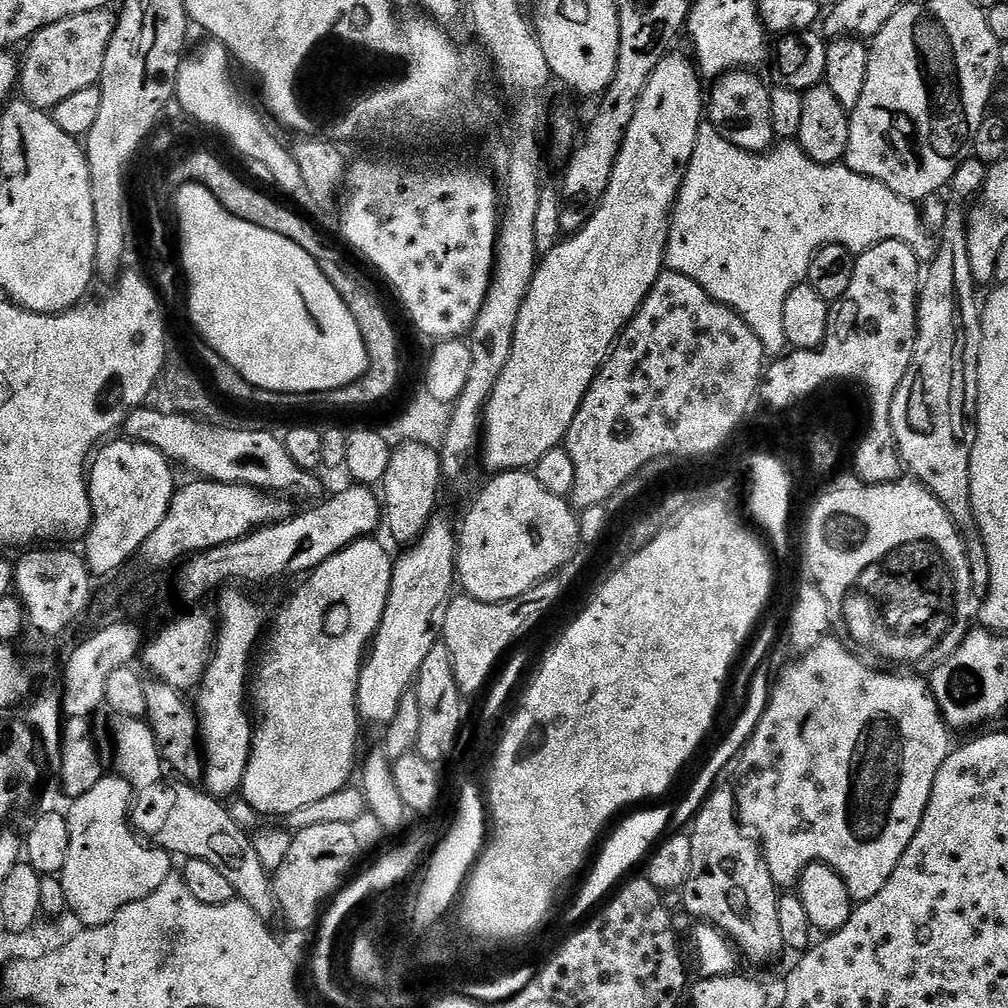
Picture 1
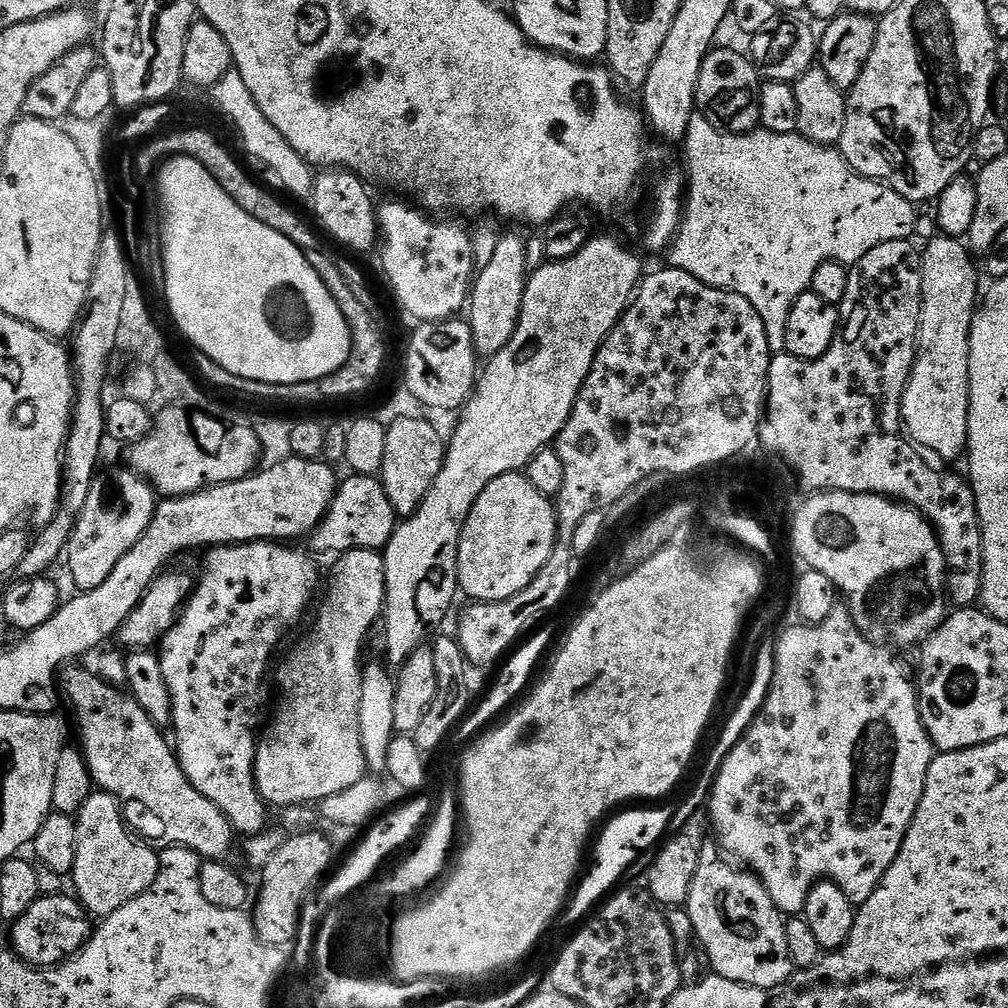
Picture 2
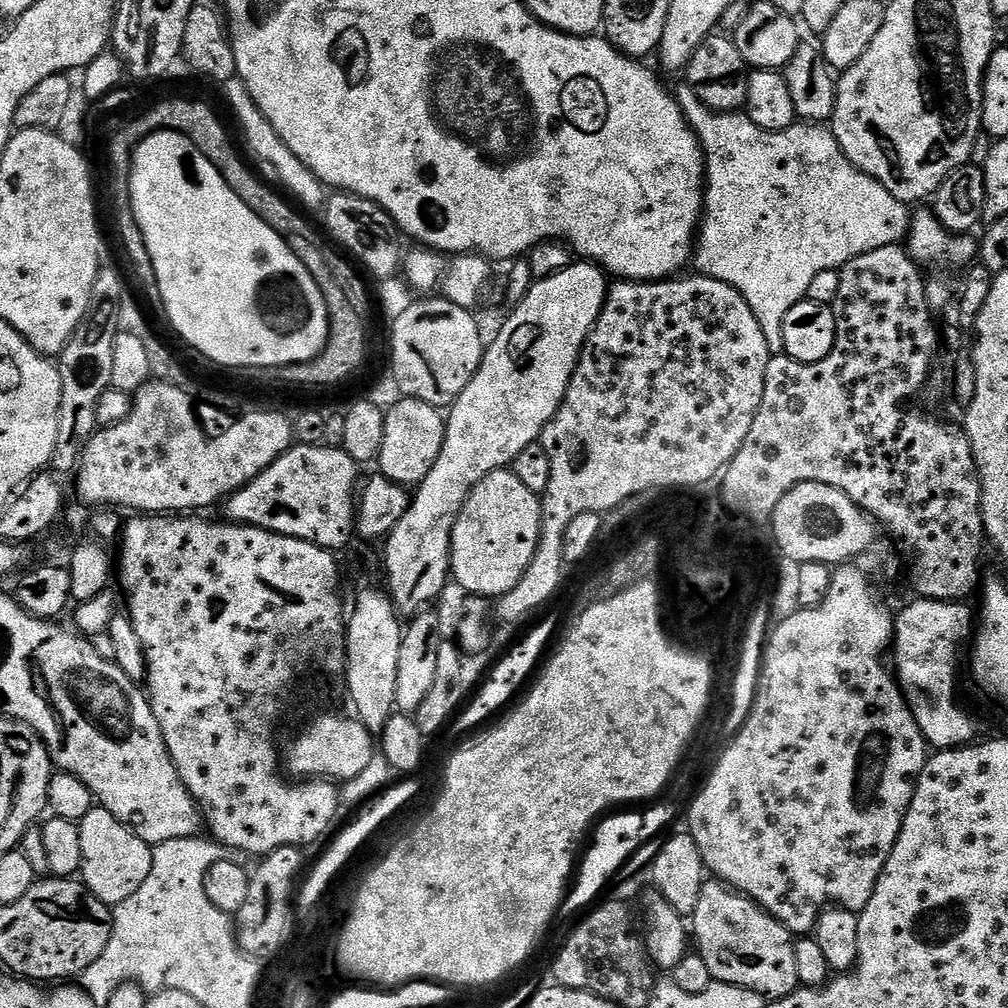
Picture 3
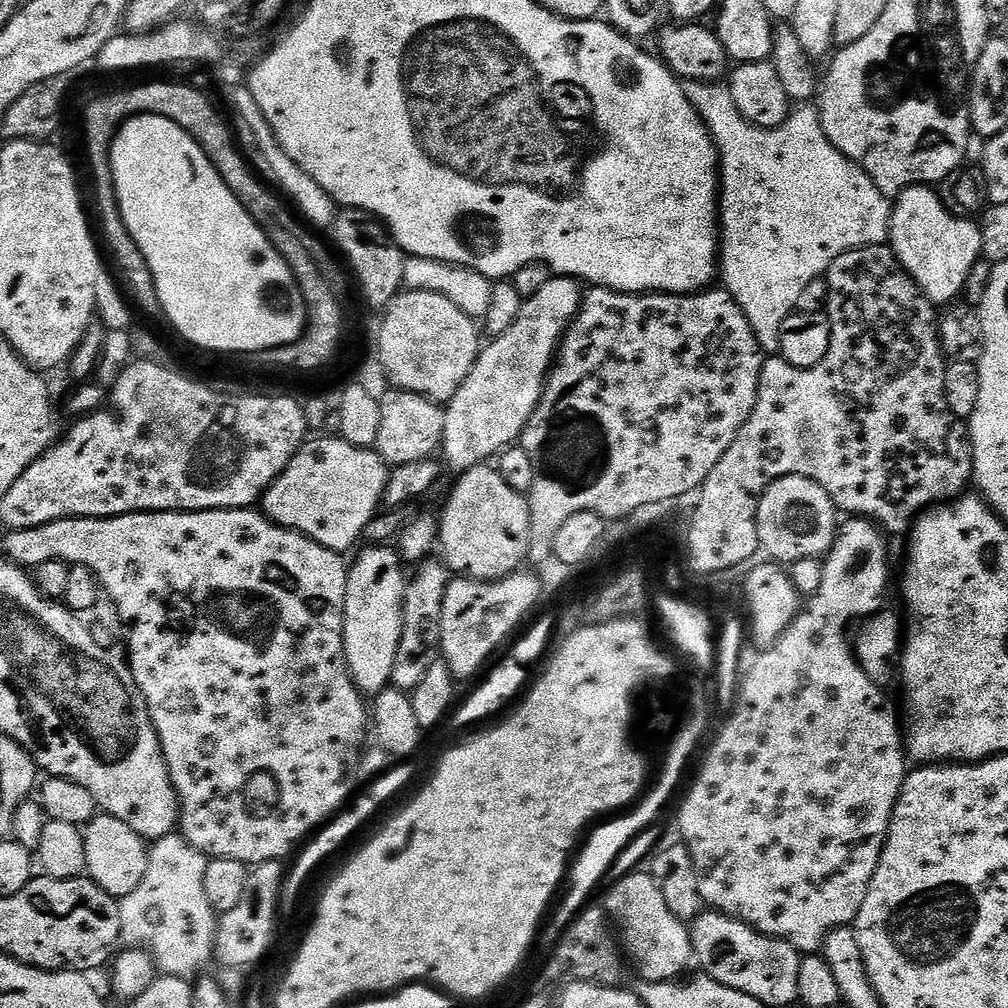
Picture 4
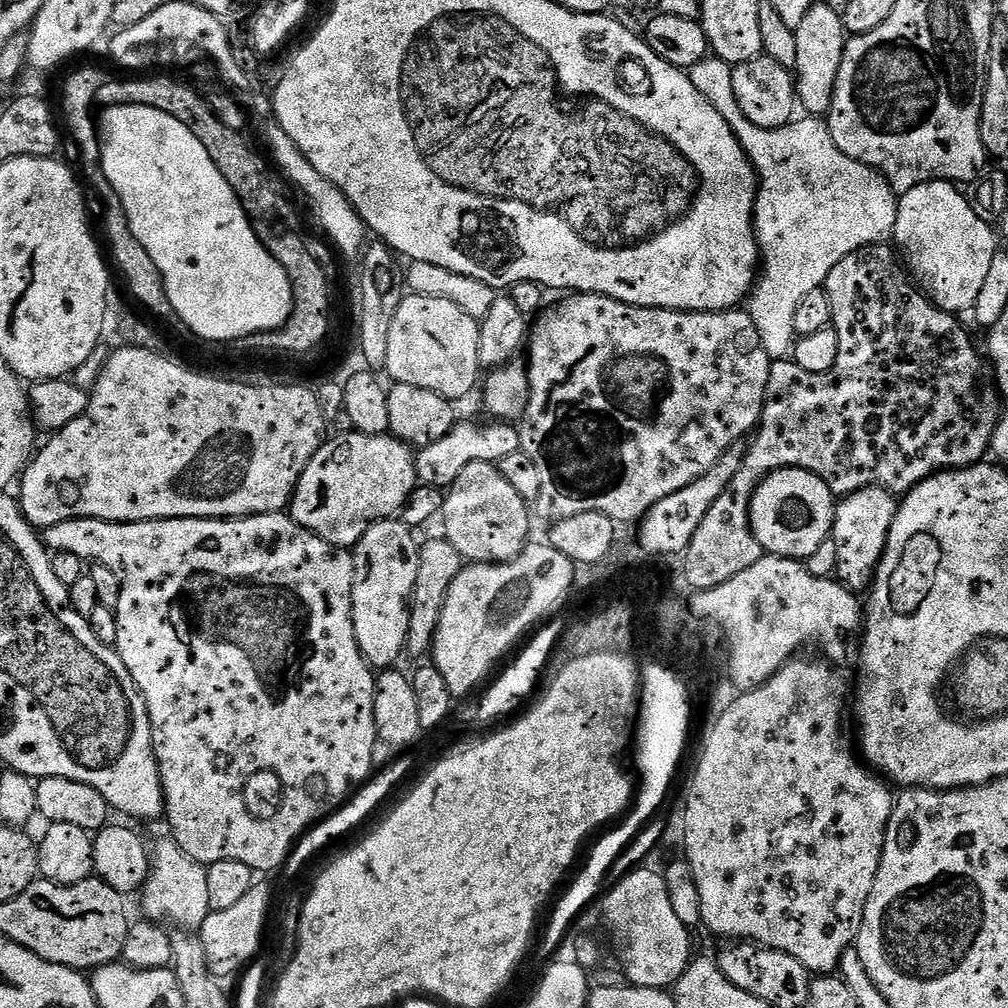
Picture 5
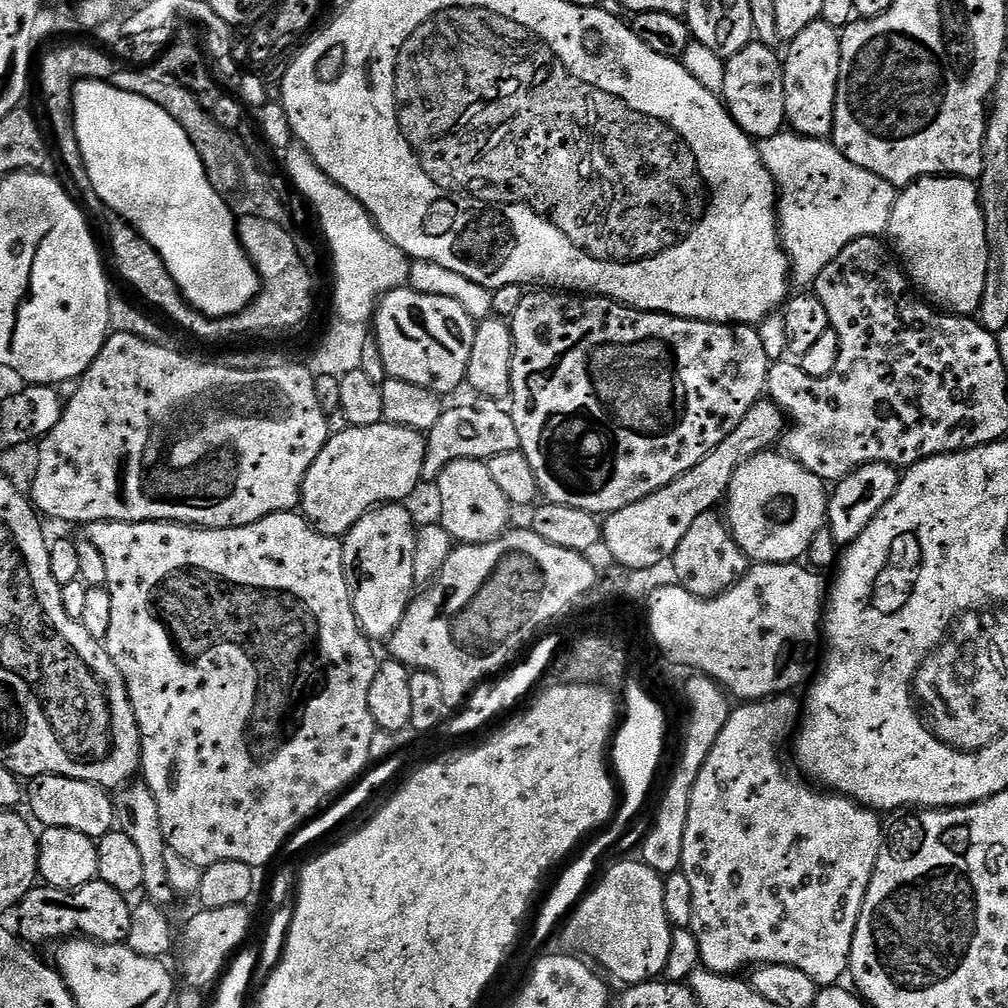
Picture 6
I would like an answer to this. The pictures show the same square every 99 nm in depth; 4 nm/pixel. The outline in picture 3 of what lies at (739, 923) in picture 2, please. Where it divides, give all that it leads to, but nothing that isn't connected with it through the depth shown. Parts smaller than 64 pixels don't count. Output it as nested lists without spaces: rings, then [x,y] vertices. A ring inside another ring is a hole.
[[[705,882],[702,894],[698,894],[698,906],[694,906],[690,917],[690,932],[694,937],[694,948],[700,951],[700,960],[711,979],[718,984],[733,984],[756,992],[769,1001],[781,1000],[801,987],[798,978],[798,962],[796,961],[796,945],[791,932],[782,926],[768,912],[762,909],[747,896],[733,892],[731,888],[720,882]]]

